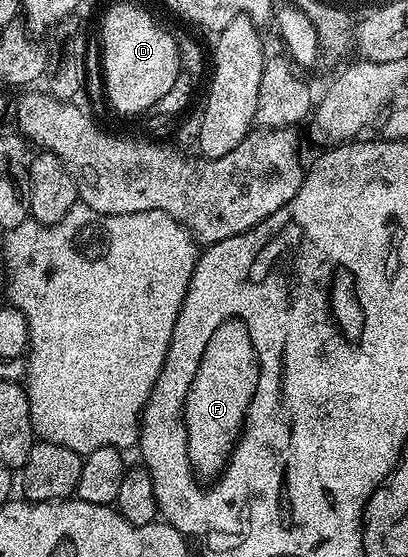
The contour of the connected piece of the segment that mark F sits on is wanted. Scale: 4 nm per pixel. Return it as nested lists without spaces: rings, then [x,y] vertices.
[[[230,319],[217,327],[209,339],[201,365],[186,395],[183,433],[187,437],[187,457],[192,467],[201,475],[218,476],[228,464],[234,447],[242,434],[253,397],[256,395],[257,381],[260,380],[259,358],[253,345],[249,329],[241,319]]]

